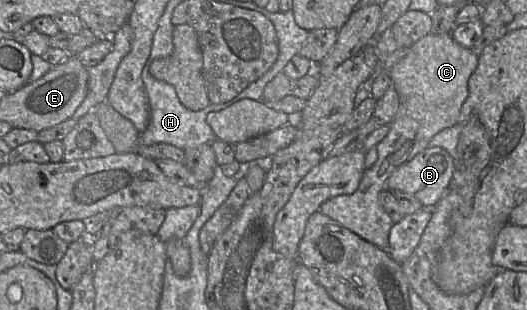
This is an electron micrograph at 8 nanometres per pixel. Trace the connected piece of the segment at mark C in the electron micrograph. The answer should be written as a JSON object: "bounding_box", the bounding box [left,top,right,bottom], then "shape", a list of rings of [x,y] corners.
{"bounding_box":[320,33,478,250],"shape":[[[429,33],[409,47],[408,53],[389,71],[389,77],[397,91],[400,104],[394,120],[390,123],[387,136],[377,144],[377,160],[372,167],[365,169],[357,190],[350,195],[339,195],[325,201],[320,211],[336,220],[364,240],[375,246],[389,250],[389,234],[393,222],[379,201],[380,192],[386,187],[386,181],[401,165],[428,147],[431,138],[438,132],[459,122],[463,103],[468,97],[468,82],[478,65],[478,56],[468,48],[458,44],[451,33]]]}

